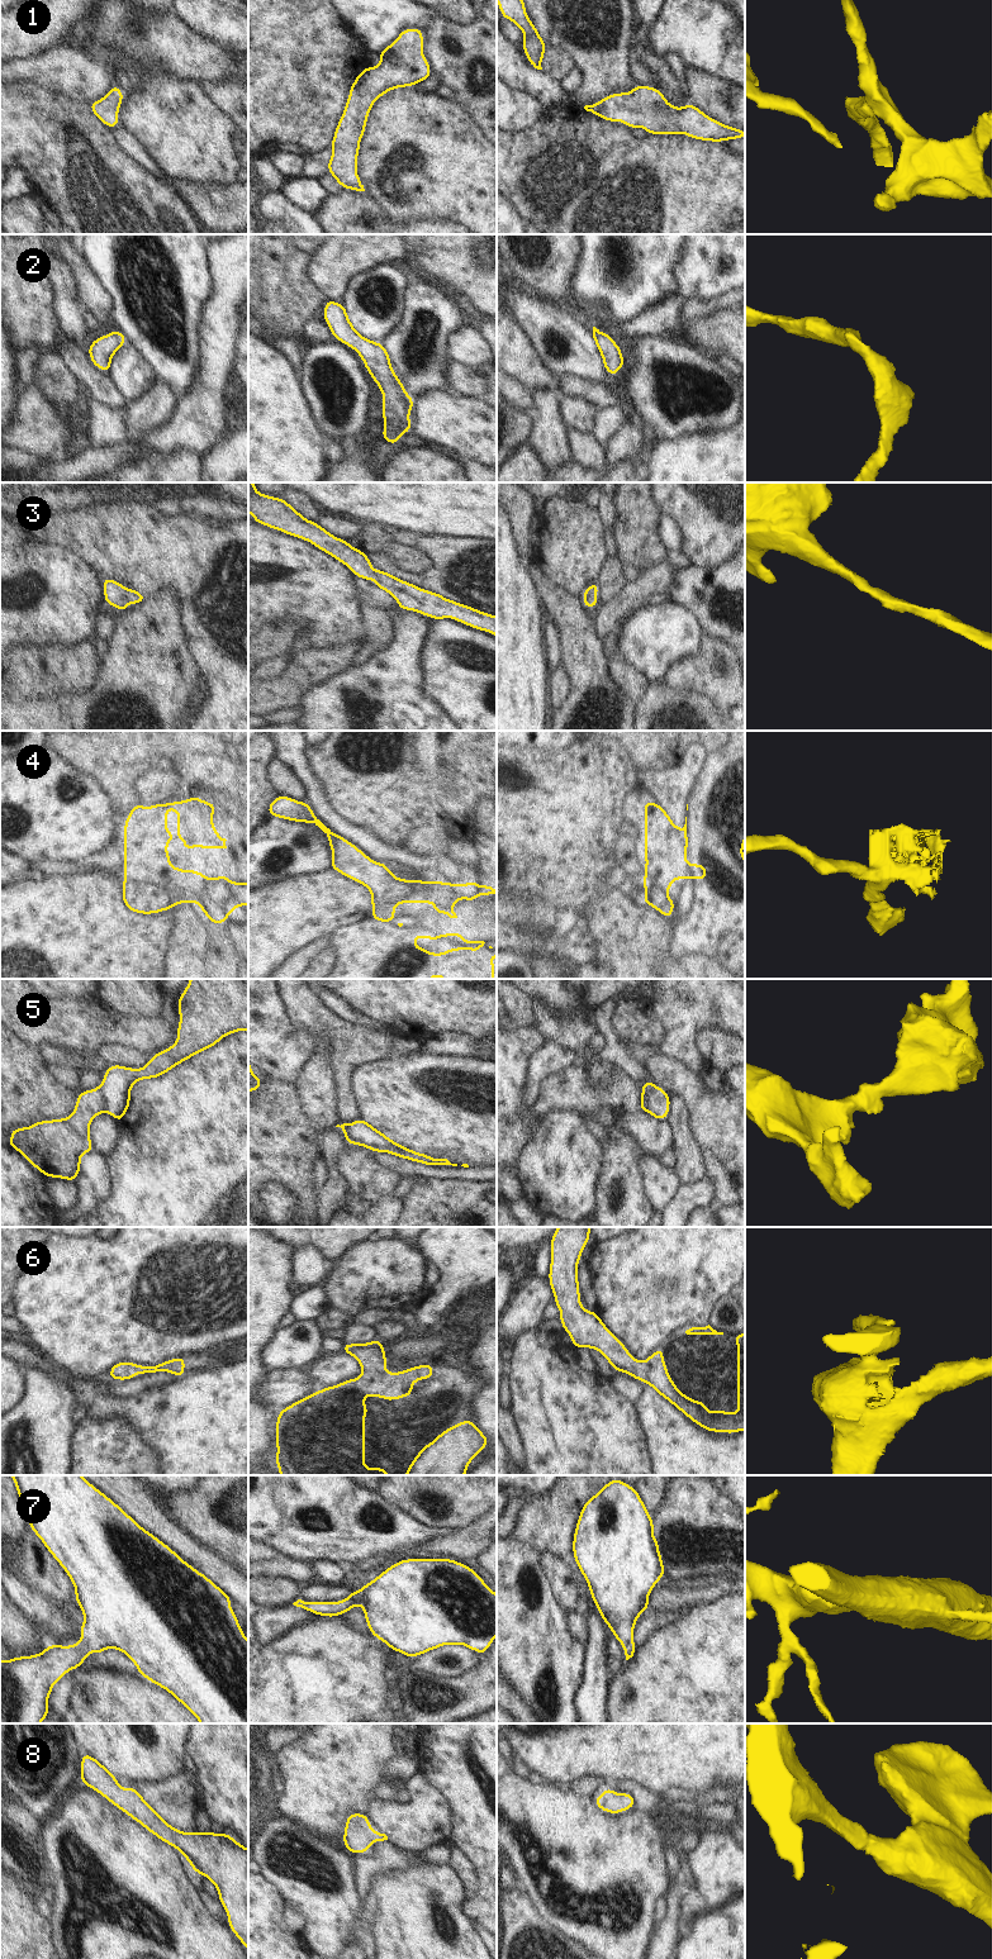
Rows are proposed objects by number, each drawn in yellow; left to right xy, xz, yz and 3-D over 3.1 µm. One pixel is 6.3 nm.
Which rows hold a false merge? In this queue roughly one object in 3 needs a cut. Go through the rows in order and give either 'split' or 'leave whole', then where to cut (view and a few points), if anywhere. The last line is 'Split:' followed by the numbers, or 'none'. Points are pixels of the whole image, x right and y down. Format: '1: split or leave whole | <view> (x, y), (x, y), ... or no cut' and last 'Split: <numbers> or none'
1: leave whole | no cut
2: leave whole | no cut
3: leave whole | no cut
4: split | xy (123, 887), (126, 888), (131, 883), (153, 884), (178, 903)
5: split | xz (349, 1125), (350, 1132), (357, 1140), (376, 1151)
6: leave whole | no cut
7: leave whole | no cut
8: leave whole | no cut
Split: 4, 5

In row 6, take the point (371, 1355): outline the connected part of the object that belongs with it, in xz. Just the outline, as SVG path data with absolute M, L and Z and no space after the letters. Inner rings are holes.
M381 1341L343 1344L342 1351L355 1357L362 1374L326 1387L281 1409L276 1417L275 1463L280 1475L389 1475L386 1468L365 1466L365 1397L388 1402L412 1397L413 1383L433 1378L433 1365L421 1364L402 1371L386 1371L386 1355Z

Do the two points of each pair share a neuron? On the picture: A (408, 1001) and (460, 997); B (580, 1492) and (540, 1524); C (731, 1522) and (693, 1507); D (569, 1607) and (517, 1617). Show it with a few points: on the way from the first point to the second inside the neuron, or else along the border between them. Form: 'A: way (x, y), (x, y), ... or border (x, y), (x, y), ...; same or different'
A: way (421, 999), (447, 999); same
B: way (570, 1497), (550, 1517); same
C: way (722, 1520), (702, 1512); same
D: border (547, 1581), (555, 1601), (566, 1613); different

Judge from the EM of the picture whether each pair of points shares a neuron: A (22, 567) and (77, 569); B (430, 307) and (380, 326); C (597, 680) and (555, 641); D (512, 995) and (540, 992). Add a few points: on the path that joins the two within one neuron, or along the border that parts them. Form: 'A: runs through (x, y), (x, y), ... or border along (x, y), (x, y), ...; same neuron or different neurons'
A: runs through (36, 569), (63, 569); same neuron
B: border along (409, 288), (403, 321), (384, 340); different neurons
C: border along (551, 618), (560, 638), (561, 662); different neurons
D: border along (525, 992), (536, 1003); different neurons

